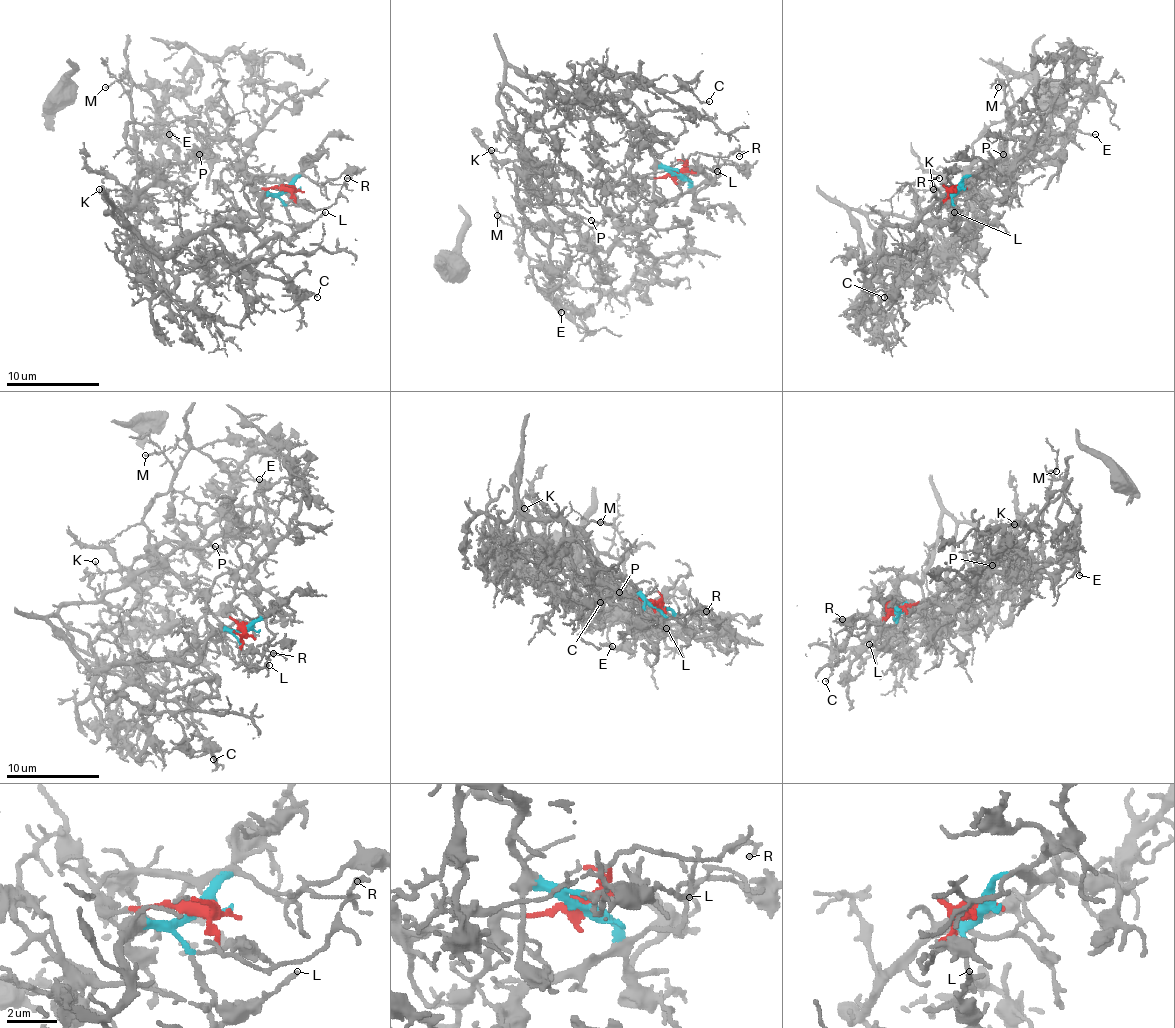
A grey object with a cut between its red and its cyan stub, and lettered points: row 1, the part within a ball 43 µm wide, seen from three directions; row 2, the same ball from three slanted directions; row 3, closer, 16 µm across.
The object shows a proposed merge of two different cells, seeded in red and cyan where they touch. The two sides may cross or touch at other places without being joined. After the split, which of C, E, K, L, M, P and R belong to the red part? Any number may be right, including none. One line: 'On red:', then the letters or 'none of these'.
On red: E, M, P, R

